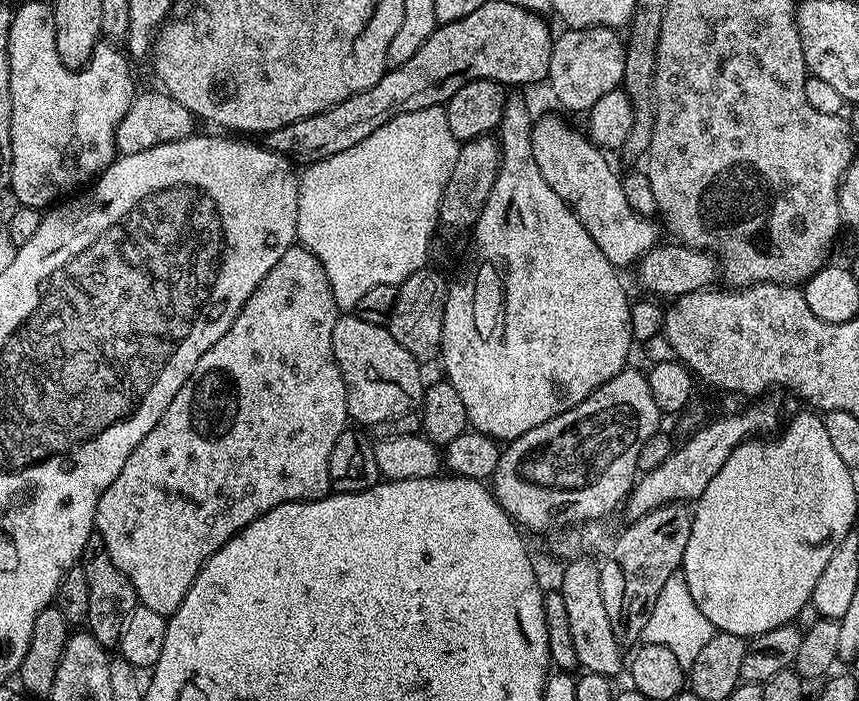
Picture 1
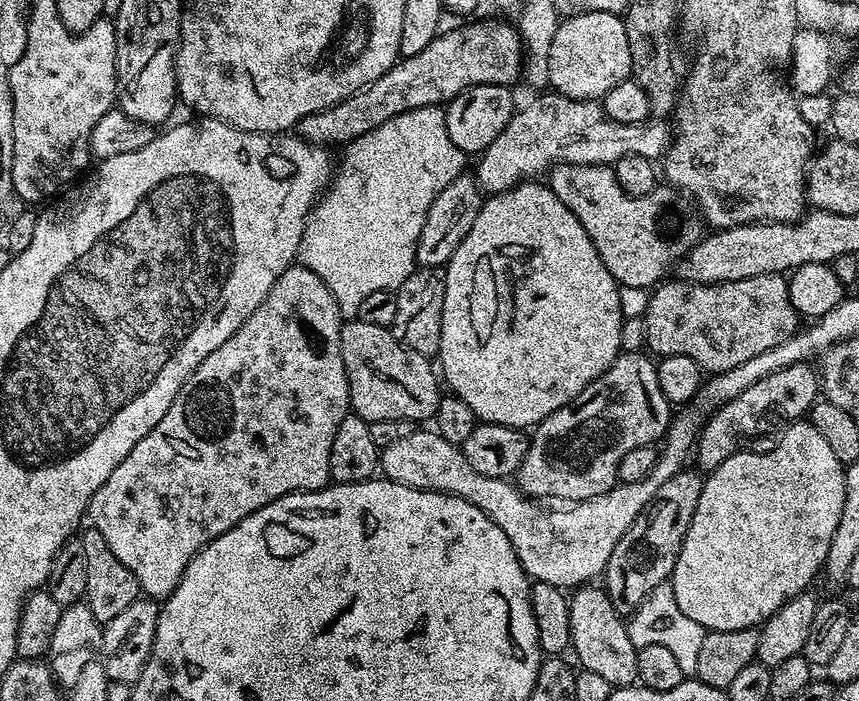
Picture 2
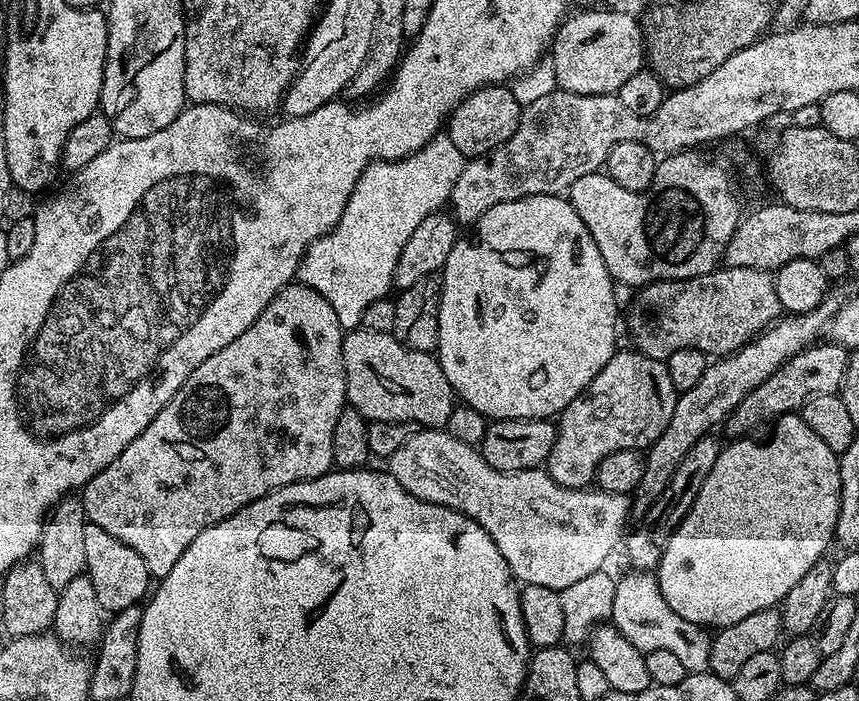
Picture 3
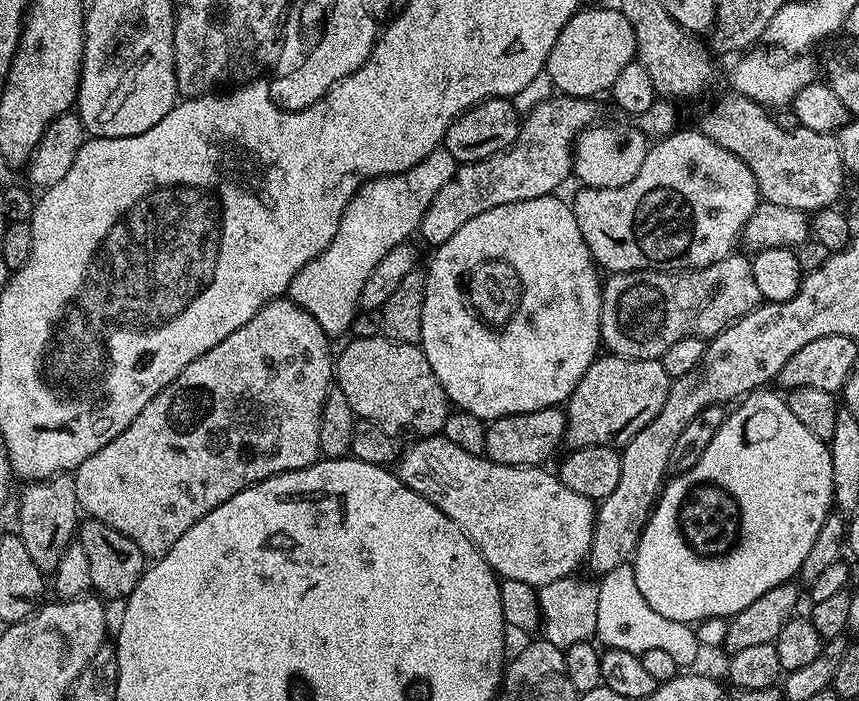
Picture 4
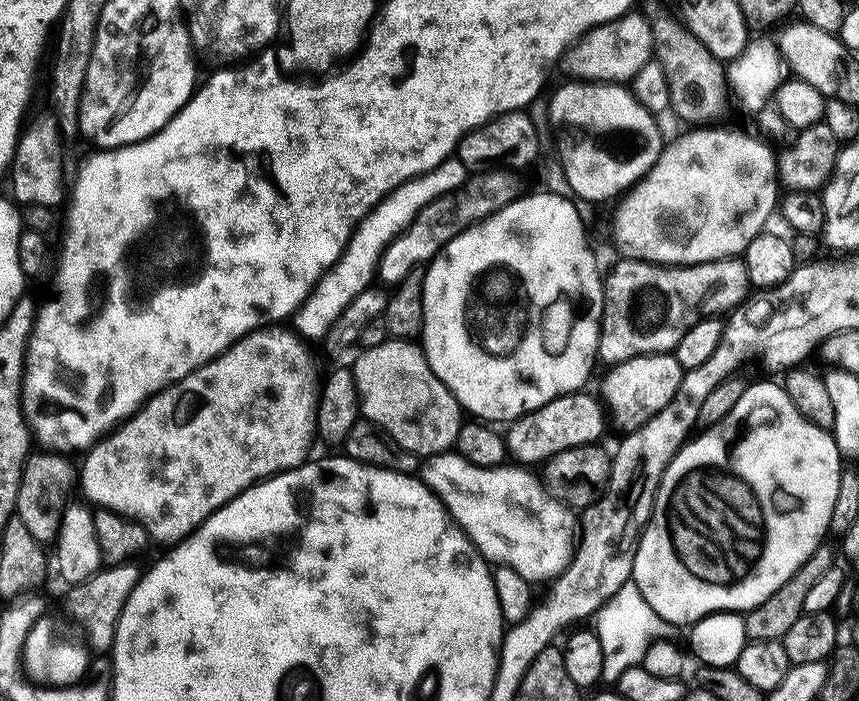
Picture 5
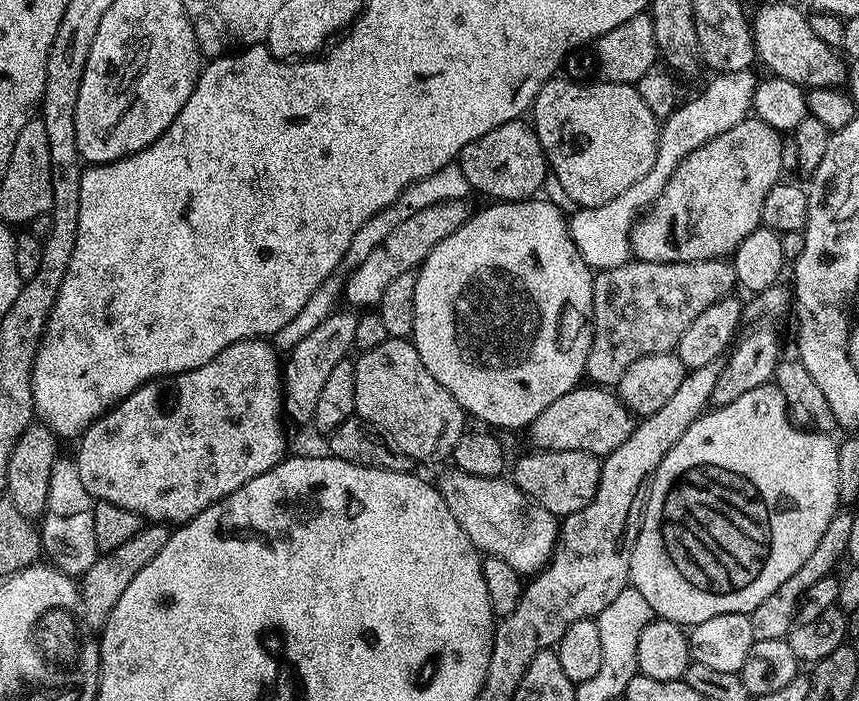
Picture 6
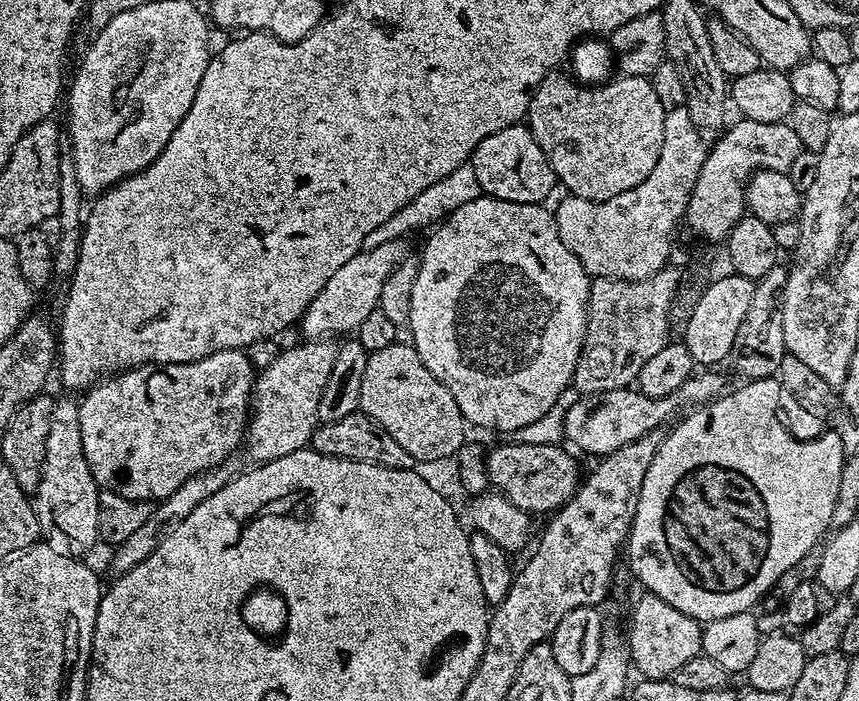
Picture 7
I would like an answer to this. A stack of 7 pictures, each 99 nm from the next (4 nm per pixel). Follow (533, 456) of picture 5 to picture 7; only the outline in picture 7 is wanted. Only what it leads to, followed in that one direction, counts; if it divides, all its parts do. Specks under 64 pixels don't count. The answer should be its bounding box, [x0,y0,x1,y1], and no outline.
[563,370,725,458]

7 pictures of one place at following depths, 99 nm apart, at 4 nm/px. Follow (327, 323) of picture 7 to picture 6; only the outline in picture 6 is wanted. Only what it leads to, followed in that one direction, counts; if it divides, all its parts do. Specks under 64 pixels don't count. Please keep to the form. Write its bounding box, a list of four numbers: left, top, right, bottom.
[342,200,470,310]

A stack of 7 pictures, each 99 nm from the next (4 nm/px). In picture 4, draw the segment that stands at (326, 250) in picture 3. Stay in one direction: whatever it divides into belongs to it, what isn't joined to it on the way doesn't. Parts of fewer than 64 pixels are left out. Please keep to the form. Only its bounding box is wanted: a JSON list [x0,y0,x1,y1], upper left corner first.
[291,150,458,337]

